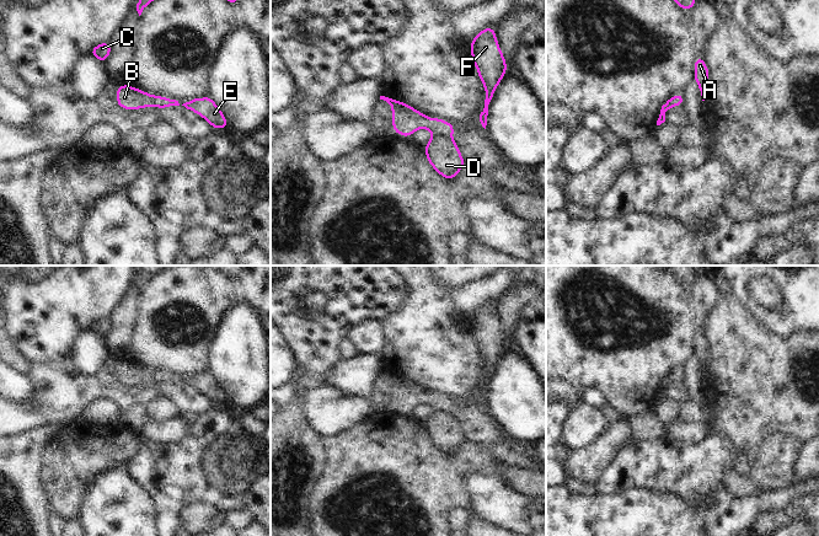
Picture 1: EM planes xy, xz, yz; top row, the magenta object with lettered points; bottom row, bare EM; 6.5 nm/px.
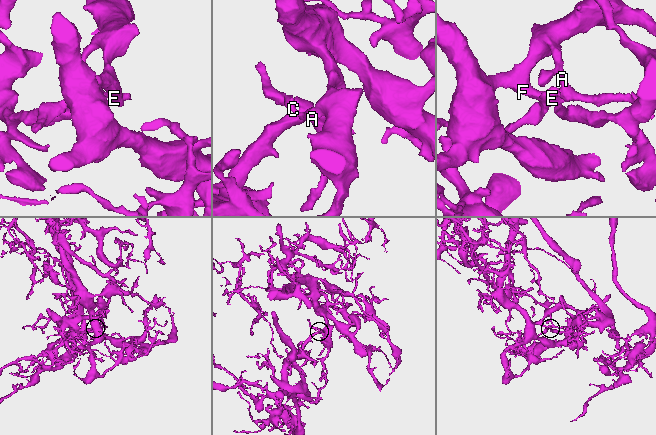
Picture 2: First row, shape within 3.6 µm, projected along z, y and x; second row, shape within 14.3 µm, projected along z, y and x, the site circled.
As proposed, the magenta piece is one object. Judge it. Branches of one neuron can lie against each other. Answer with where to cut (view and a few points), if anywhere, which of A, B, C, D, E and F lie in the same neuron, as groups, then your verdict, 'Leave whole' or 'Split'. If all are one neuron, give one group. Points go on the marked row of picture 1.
No split. Groups: A B C D E F. Leave whole.

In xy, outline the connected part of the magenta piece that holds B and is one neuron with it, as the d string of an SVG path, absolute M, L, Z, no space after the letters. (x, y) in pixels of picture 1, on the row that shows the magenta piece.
M127 84L117 86L117 106L121 108L125 108L128 111L140 109L149 106L154 106L156 108L167 108L172 106L180 106L178 101L149 95L140 89L134 89Z

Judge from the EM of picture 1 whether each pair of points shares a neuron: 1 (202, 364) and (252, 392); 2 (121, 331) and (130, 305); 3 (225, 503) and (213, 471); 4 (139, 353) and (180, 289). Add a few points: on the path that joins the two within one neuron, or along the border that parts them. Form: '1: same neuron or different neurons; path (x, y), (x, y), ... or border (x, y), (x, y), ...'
1: different neurons; border (213, 339), (208, 350), (208, 370)
2: same neuron; path (122, 325), (126, 311)
3: different neurons; border (221, 494), (241, 497)
4: same neuron; path (151, 337), (151, 316), (164, 305)

